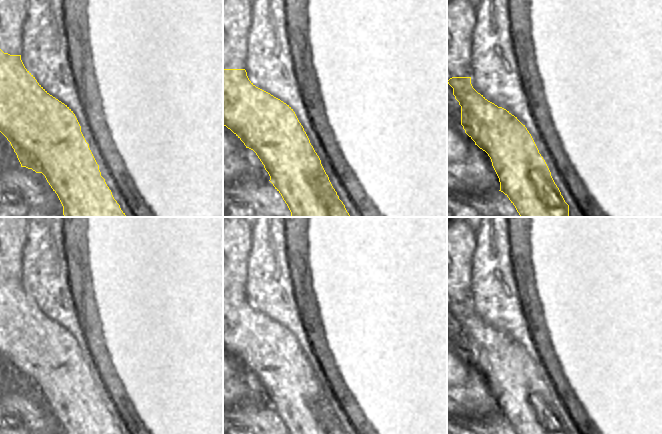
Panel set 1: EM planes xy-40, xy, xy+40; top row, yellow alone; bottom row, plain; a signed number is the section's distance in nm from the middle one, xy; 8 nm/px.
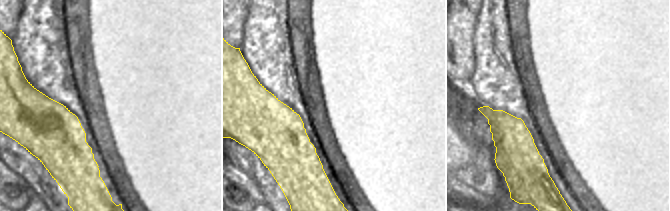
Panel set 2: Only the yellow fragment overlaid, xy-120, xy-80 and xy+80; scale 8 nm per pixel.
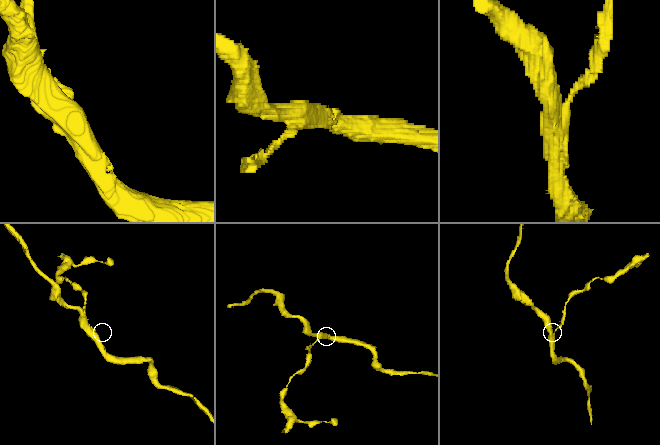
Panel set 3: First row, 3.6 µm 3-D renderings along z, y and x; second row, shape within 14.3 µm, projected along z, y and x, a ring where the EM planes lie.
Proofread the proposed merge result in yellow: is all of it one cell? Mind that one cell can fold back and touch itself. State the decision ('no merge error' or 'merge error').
merge error

